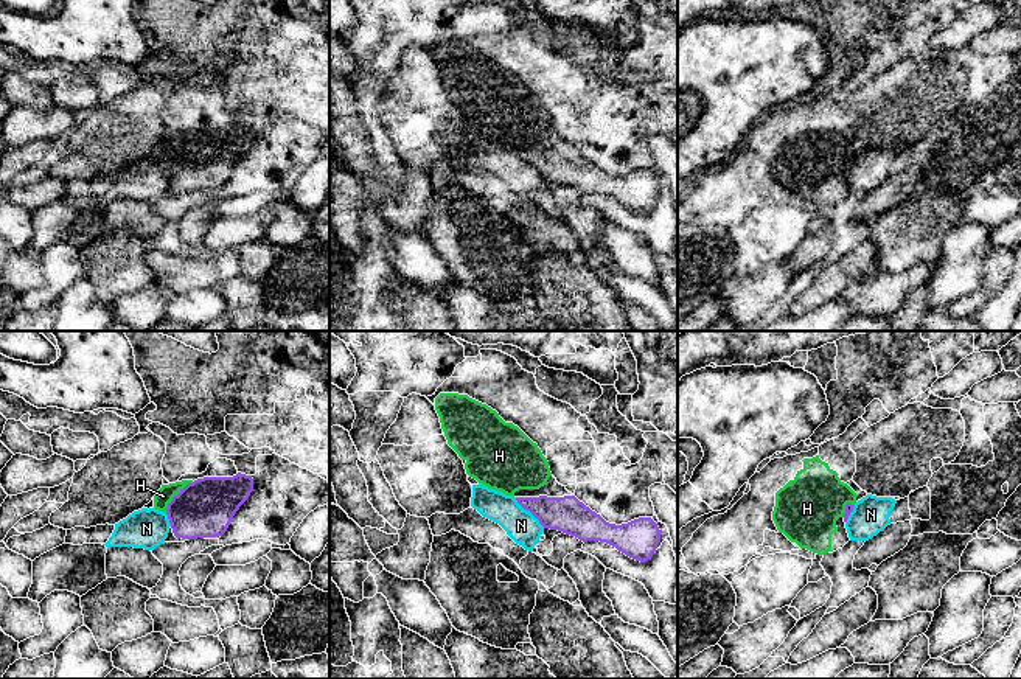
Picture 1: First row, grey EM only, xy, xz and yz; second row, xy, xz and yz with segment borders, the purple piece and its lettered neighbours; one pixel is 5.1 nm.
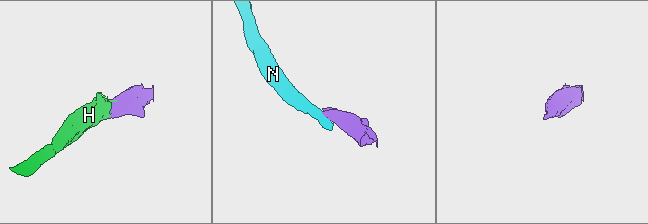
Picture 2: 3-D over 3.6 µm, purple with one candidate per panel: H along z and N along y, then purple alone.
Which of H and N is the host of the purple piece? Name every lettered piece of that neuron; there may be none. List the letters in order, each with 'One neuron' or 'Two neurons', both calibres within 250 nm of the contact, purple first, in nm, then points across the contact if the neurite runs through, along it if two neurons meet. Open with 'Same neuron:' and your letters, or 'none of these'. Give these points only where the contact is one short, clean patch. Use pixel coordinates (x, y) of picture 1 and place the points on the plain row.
Same neuron: H
H: One neuron. Thickness 300 nm (purple) against 90 nm. Path across: xy (204, 160), (193, 160), (177, 146), (163, 148)
N: Two neurons. Thickness 190 nm (purple) against 170 nm. Boundary: xz (515, 149), (544, 179)

